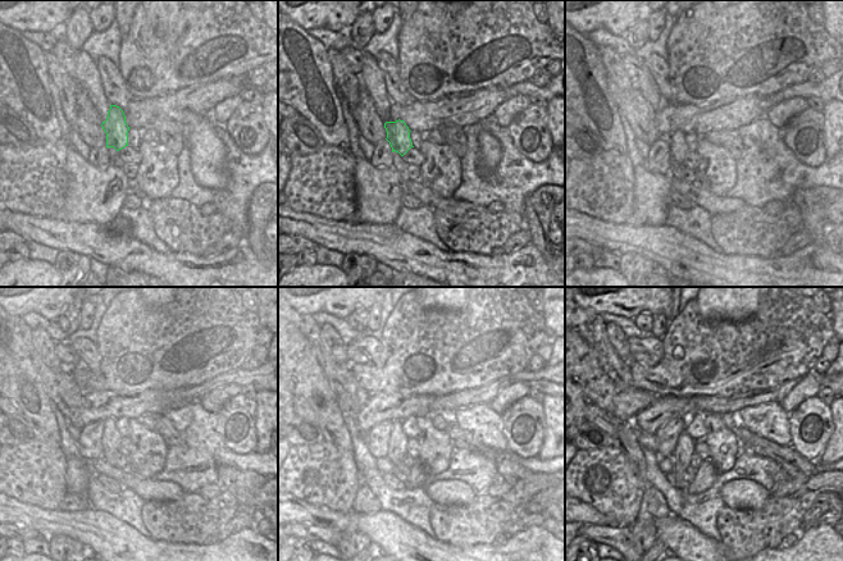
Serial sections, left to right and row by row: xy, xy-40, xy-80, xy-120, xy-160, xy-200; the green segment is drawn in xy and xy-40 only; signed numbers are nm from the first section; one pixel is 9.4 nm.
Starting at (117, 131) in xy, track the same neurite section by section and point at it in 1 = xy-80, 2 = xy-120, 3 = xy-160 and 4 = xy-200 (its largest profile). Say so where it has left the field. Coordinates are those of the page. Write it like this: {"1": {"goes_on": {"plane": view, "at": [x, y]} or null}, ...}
{"1": {"goes_on": {"plane": "xy-80", "at": [682, 144]}}, "2": {"goes_on": {"plane": "xy-120", "at": [110, 441]}}, "3": {"goes_on": {"plane": "xy-160", "at": [397, 446]}}, "4": {"goes_on": {"plane": "xy-200", "at": [684, 448]}}}

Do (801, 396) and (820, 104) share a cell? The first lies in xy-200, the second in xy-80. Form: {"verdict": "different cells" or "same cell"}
{"verdict": "different cells"}

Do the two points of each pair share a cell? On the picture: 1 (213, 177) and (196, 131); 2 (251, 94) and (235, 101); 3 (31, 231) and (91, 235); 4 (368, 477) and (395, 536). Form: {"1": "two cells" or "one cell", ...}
{"1": "one cell", "2": "two cells", "3": "one cell", "4": "two cells"}

